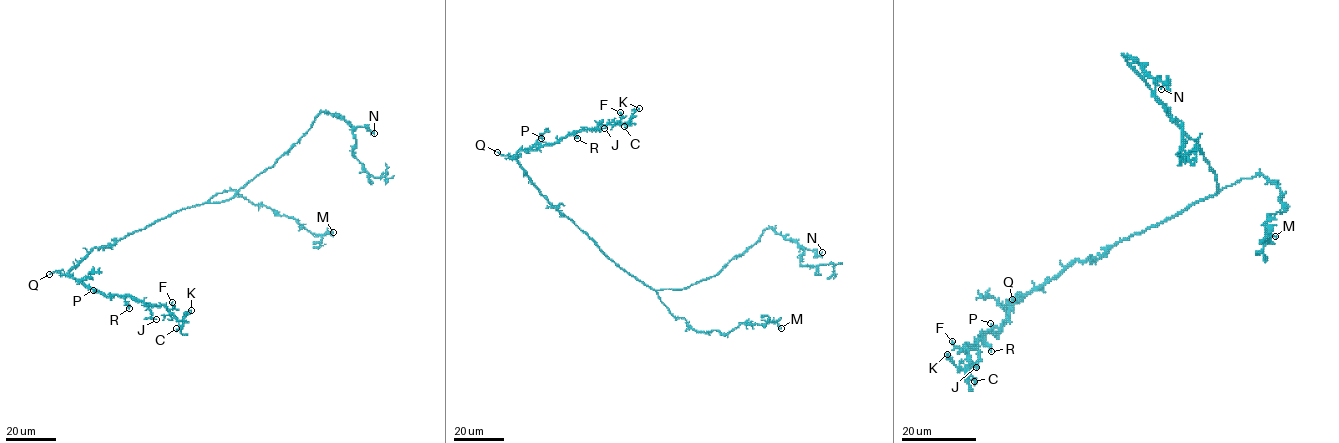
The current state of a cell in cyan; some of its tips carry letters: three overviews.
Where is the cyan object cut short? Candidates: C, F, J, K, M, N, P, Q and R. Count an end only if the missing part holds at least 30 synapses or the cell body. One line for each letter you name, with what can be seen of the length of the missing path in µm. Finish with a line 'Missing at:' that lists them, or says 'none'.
Q: about 25 µm are missing
Missing at: Q

